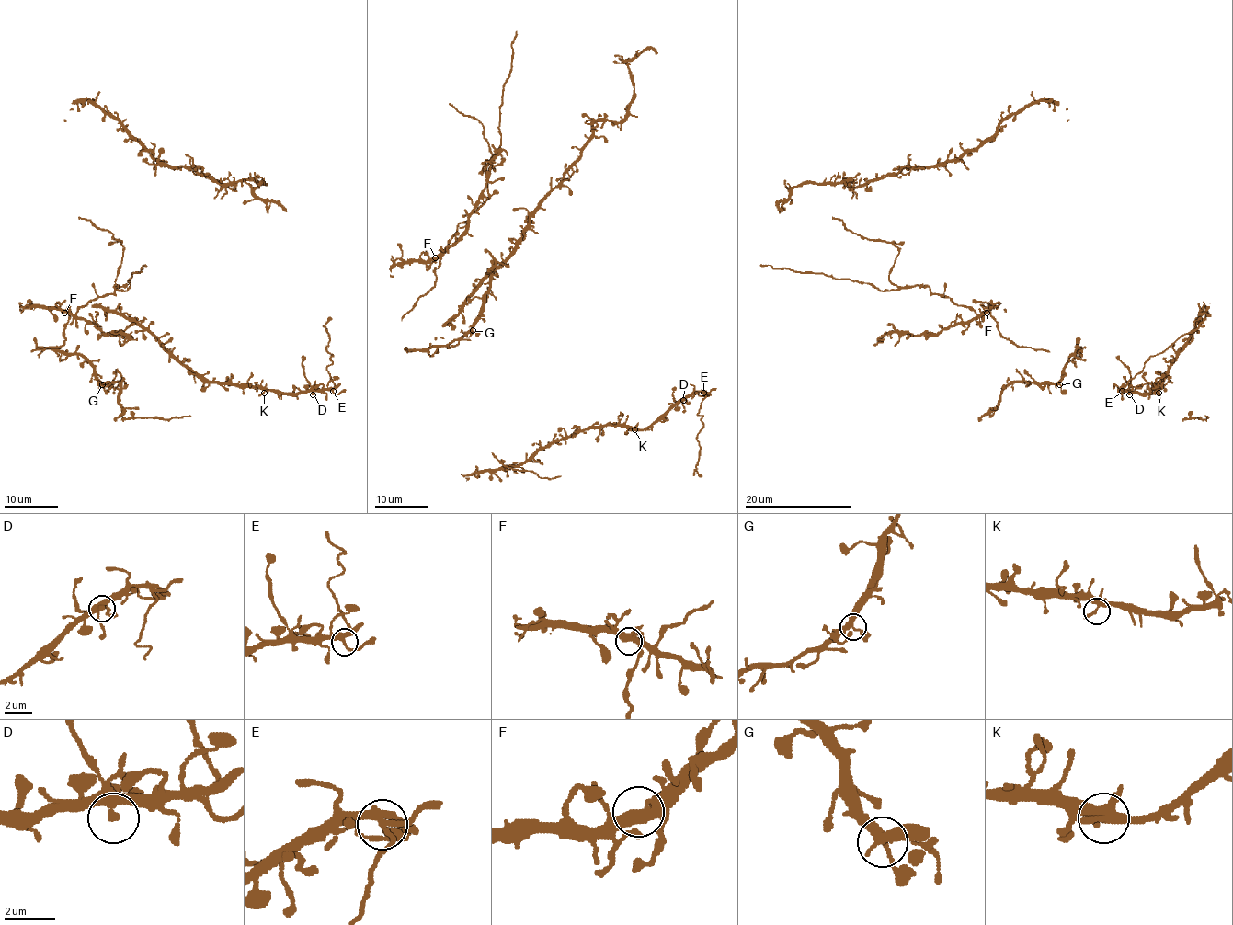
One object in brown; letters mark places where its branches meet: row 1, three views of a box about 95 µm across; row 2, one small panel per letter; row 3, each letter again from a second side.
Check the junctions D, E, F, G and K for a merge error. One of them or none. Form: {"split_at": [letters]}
{"split_at": ["E"]}

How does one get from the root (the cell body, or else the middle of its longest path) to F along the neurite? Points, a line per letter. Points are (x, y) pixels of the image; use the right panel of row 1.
F: (1025, 348), (1018, 348), (1006, 339), (998, 330), (994, 318), (988, 311), (987, 313)

